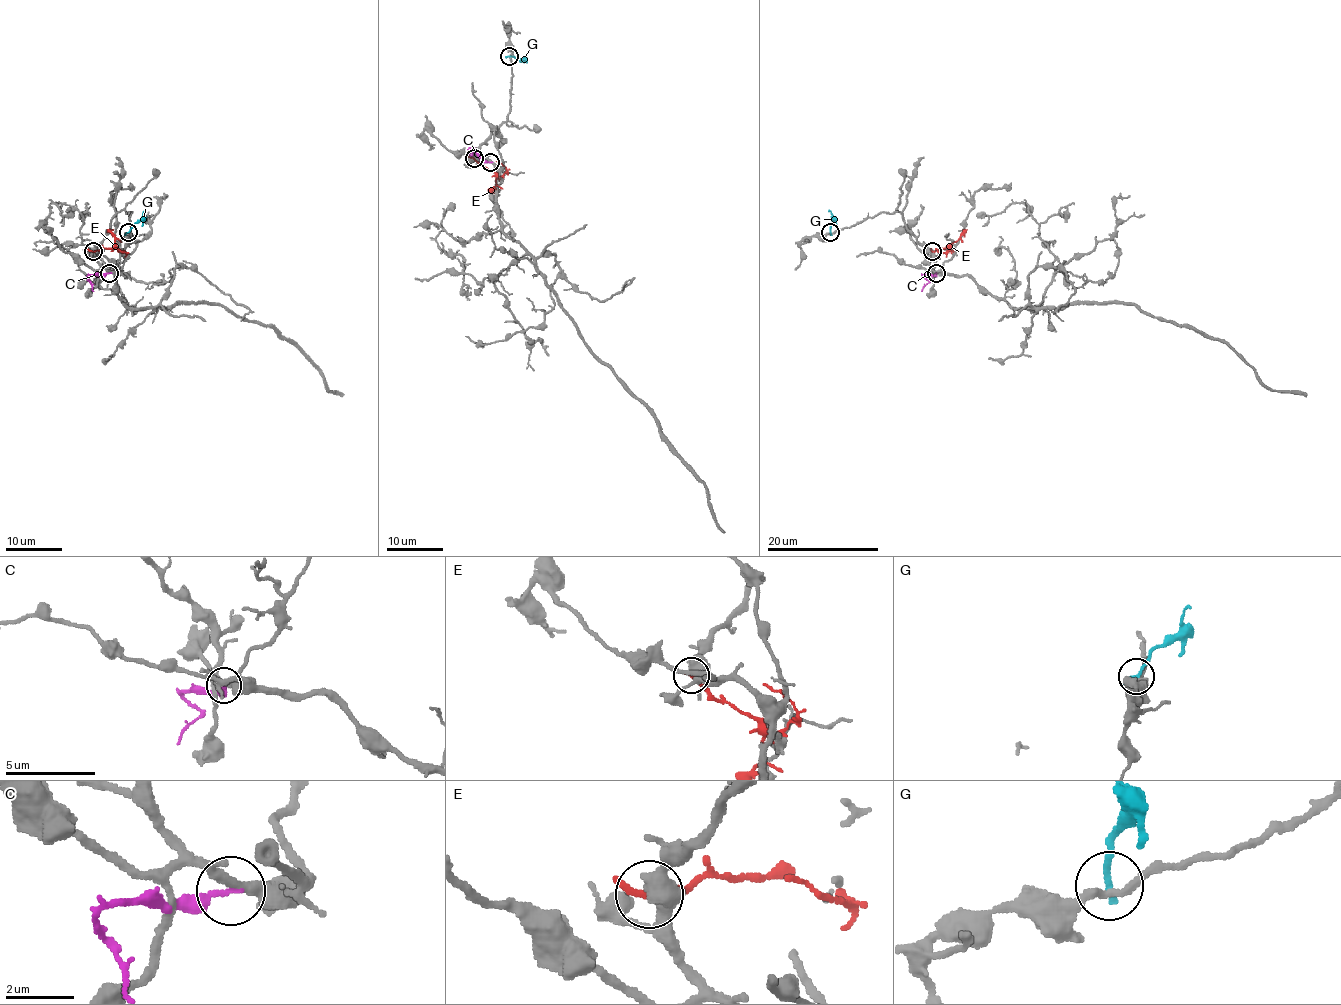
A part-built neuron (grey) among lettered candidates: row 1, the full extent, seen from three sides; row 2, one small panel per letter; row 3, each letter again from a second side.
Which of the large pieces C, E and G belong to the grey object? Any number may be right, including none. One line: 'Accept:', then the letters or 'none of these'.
Accept: none of these

